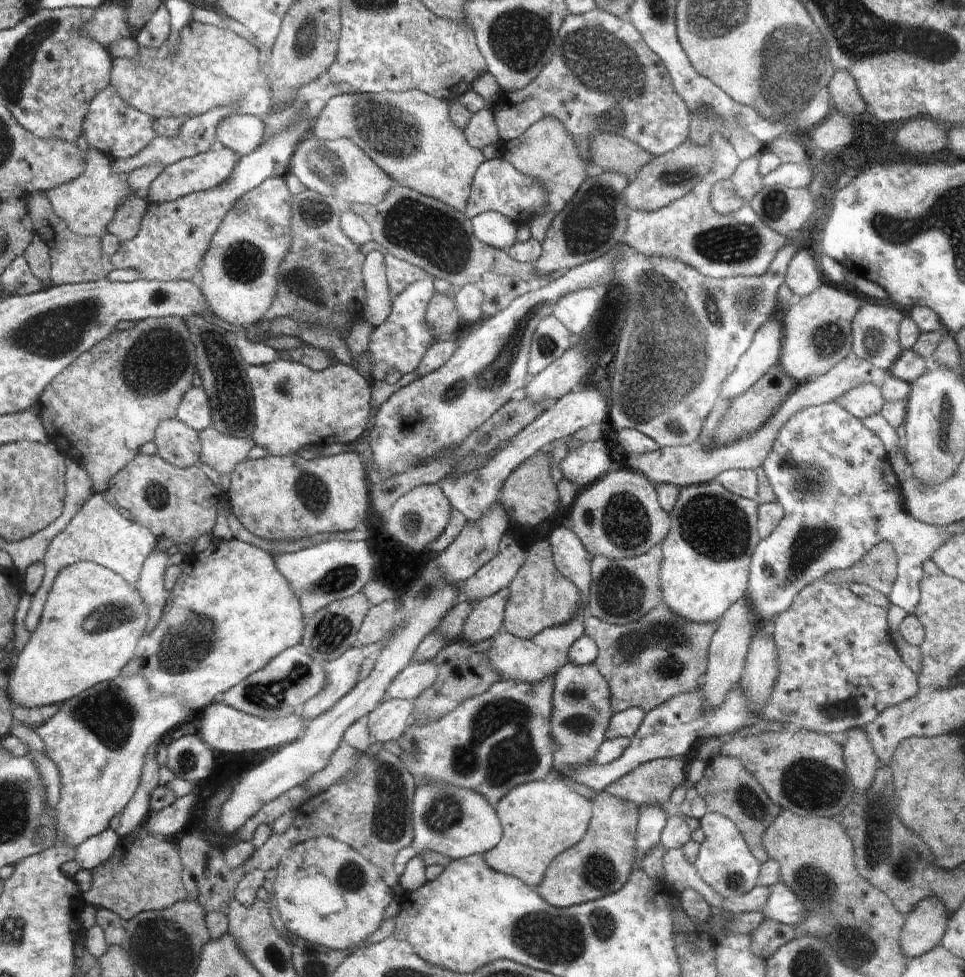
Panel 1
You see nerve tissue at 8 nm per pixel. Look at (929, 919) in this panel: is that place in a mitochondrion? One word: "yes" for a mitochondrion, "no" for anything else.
no

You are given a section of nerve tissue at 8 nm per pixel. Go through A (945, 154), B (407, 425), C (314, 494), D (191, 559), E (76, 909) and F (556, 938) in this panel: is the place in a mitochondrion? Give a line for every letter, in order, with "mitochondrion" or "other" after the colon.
A: other
B: other
C: mitochondrion
D: other
E: other
F: mitochondrion

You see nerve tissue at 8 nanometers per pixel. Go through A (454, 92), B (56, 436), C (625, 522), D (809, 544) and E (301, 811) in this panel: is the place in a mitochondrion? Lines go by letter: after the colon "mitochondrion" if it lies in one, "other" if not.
A: other
B: other
C: mitochondrion
D: mitochondrion
E: other

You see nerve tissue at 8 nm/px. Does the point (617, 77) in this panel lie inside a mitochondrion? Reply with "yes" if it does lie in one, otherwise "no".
yes

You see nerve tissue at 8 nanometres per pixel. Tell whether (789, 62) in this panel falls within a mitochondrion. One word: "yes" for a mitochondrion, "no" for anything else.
yes

